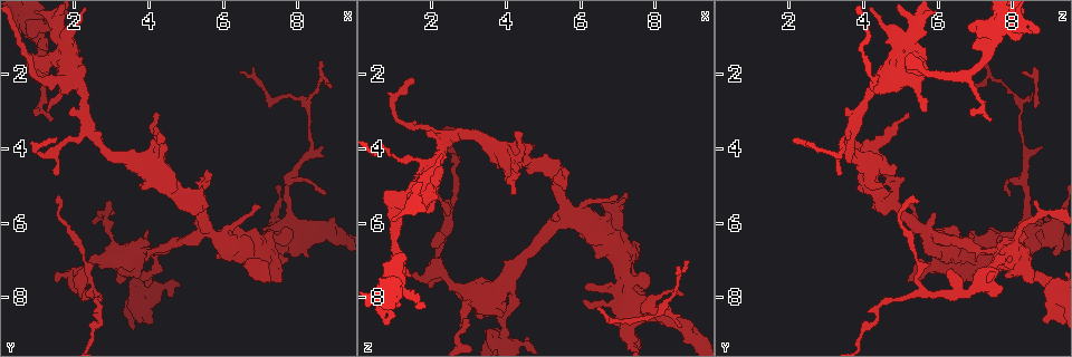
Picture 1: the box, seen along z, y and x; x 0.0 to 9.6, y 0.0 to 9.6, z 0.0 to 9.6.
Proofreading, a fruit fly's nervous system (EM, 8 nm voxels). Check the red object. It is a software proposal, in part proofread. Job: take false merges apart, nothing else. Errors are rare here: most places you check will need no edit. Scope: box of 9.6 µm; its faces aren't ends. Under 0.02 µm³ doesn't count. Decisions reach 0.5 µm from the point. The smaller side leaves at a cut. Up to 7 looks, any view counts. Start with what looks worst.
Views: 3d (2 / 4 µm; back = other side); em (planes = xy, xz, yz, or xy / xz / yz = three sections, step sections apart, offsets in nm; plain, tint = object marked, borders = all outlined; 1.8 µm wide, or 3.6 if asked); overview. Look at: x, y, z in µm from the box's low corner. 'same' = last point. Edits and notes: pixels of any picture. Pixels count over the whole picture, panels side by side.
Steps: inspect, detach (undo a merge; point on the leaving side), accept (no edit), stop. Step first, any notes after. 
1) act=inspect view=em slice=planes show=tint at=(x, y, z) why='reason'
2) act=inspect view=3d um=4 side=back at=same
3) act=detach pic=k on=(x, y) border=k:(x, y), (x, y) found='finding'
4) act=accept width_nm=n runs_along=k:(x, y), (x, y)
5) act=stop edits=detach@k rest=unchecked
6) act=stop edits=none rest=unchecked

act=inspect view=em slice=xy step=4 show=tint at=(1.75, 1.00, 5.00) why='a fork'

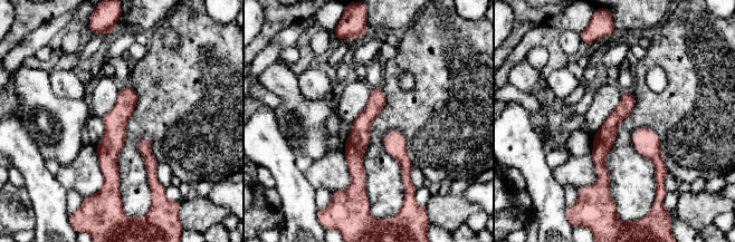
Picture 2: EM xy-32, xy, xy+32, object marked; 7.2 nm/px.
act=accept width_nm=160 runs_along=2:(129, 89), (111, 144), (113, 190) found='all the same cell'

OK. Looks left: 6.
act=inspect view=3d um=4 at=(1.00, 0.85, 7.50) why='arms part here'

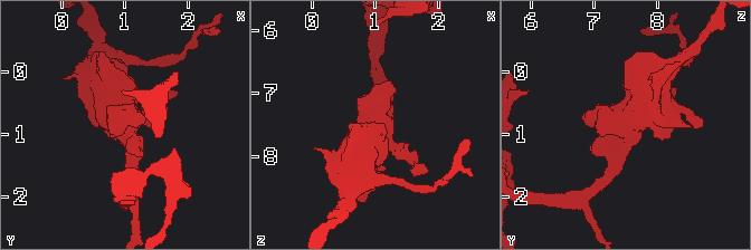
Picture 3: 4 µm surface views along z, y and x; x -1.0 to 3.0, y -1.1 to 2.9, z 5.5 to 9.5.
act=inspect view=em um=3.6 slice=planes show=tint at=(0.95, 0.80, 7.50) why='now the EM'

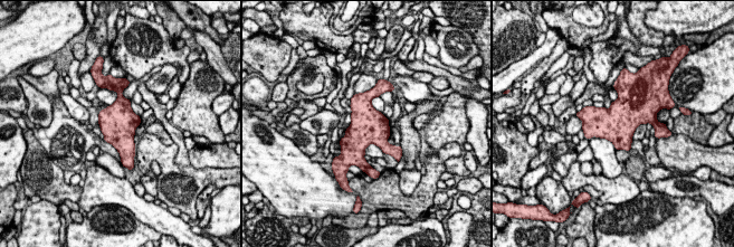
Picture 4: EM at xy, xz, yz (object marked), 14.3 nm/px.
act=accept found='one cell here'

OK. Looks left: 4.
act=inspect view=em um=3.6 slice=planes show=tint at=(3.80, 6.70, 7.80) why='looks like a crossing'

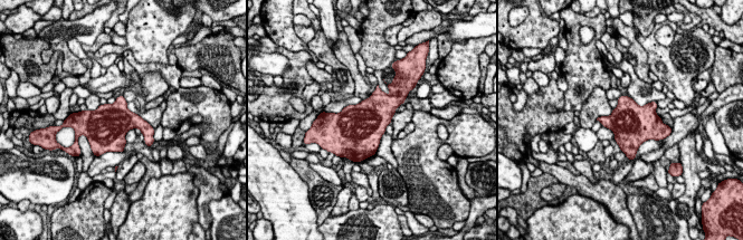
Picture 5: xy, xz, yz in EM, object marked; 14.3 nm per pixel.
act=accept found='all the same cell'

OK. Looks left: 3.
act=stop edits=none rest=unchecked

